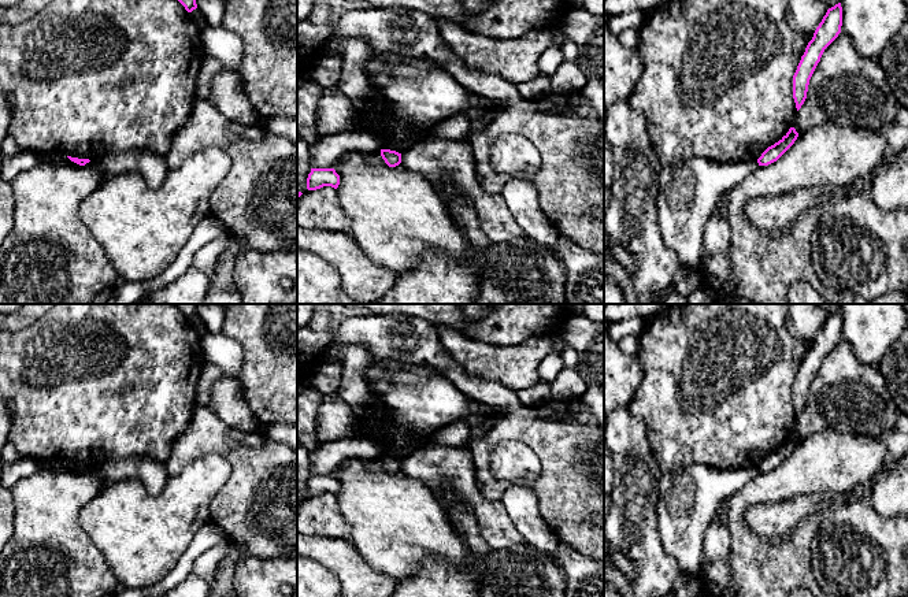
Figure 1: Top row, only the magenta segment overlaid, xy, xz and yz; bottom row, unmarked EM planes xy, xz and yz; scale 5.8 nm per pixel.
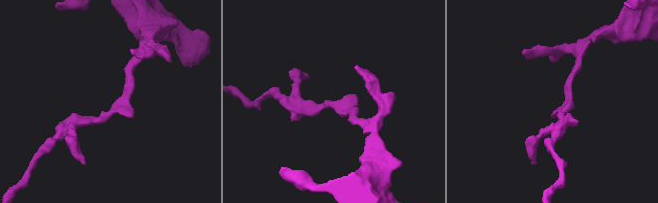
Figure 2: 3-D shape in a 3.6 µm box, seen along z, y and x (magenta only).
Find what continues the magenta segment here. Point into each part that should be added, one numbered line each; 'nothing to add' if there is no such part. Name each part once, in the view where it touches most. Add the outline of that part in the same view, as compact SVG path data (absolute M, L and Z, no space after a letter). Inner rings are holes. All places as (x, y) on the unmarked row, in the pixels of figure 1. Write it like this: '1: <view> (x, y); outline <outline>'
nothing to add

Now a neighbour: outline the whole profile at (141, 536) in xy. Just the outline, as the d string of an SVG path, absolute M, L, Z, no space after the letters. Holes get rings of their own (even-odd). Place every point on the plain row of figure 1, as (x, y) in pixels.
M207 453L190 461L178 475L170 477L163 490L153 496L138 479L105 483L79 513L79 523L123 589L142 589L160 582L175 567L194 534L210 522L210 504L231 474L230 463L218 453Z

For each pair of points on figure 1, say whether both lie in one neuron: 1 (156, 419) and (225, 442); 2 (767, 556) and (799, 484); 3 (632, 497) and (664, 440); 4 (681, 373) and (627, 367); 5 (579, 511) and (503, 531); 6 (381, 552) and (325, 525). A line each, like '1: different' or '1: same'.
1: different
2: same
3: different
4: different
5: different
6: different

